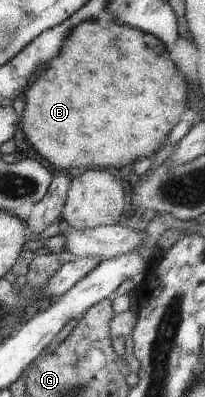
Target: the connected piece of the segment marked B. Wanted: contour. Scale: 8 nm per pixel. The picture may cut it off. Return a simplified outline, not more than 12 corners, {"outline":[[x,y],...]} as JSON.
{"outline":[[82,21],[26,89],[56,171],[158,152],[188,108],[166,45]]}

